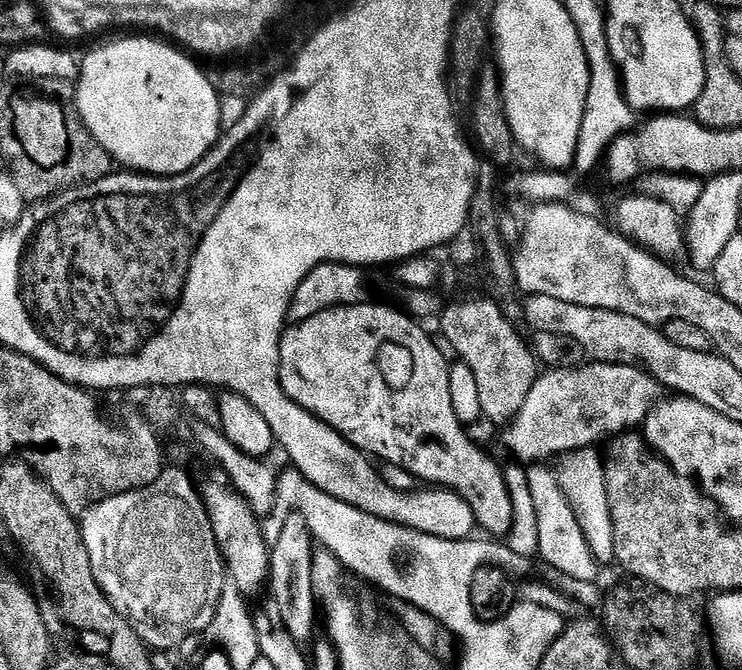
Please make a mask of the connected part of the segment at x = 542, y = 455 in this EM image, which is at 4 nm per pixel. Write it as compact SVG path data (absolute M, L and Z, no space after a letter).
M585 362L579 368L554 368L537 375L522 410L518 410L515 418L503 429L504 444L520 462L548 462L551 456L564 458L580 449L591 449L598 445L599 440L607 441L629 430L639 429L661 399L661 384L649 372L632 364Z

